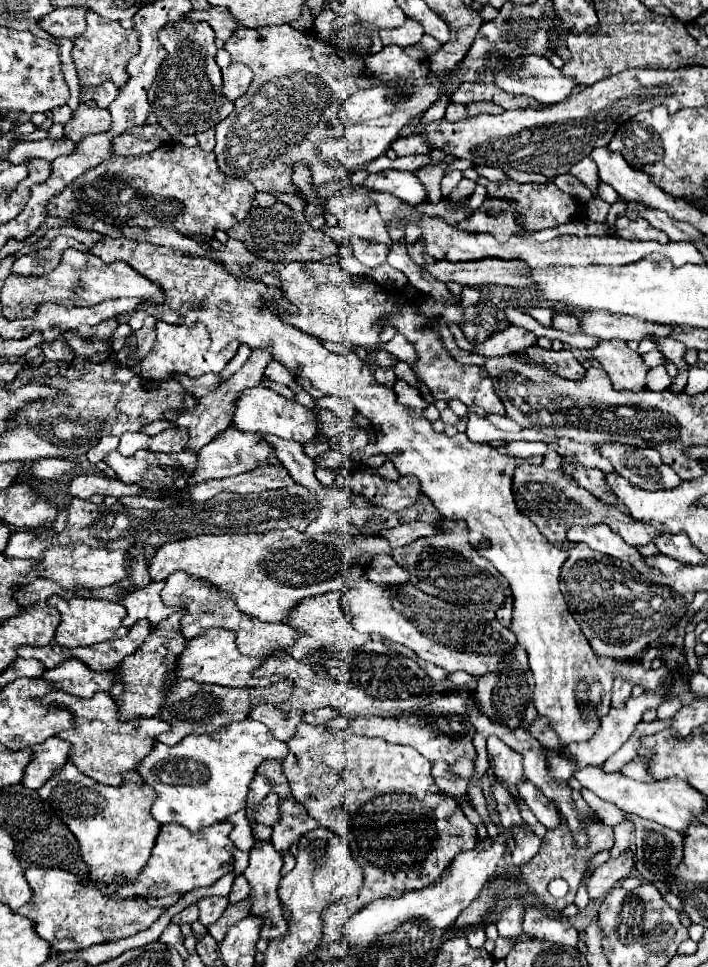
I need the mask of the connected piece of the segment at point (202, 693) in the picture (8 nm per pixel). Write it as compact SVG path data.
M176 679L170 683L170 689L166 693L166 699L162 703L162 709L156 713L156 719L164 719L170 725L170 731L156 735L156 741L166 745L176 745L184 735L190 733L212 733L228 723L242 721L248 715L248 707L271 703L277 705L289 699L293 686L289 681L277 682L268 687L252 687L252 689L228 689L220 685L206 685L206 683L192 683L190 679Z

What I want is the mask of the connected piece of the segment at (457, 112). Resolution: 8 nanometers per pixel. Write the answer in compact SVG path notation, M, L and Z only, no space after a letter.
M448 103L446 105L446 115L444 115L448 121L460 121L460 119L466 119L468 113L466 113L466 107L460 105L460 103Z

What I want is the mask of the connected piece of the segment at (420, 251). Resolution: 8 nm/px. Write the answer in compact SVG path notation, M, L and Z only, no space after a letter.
M416 241L412 247L408 247L408 255L410 255L410 259L412 259L418 267L426 267L428 263L434 263L434 261L436 261L434 257L430 257L430 255L424 253L424 247L420 245L420 241Z

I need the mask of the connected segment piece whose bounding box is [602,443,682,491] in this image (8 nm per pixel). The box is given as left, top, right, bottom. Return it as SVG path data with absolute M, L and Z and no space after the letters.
M602 445L602 457L610 459L614 471L628 479L636 487L658 491L660 487L680 485L680 477L660 463L660 455L654 449L640 449L630 445Z

